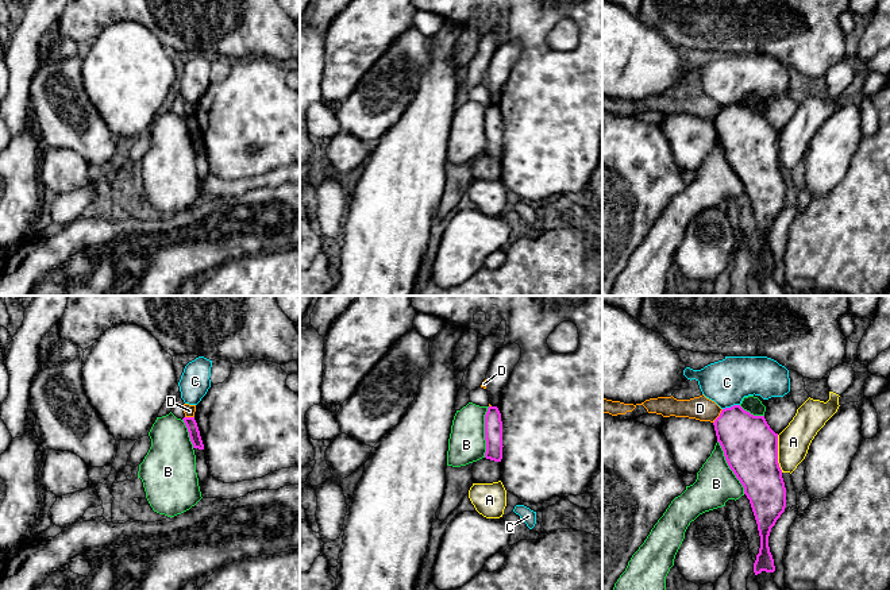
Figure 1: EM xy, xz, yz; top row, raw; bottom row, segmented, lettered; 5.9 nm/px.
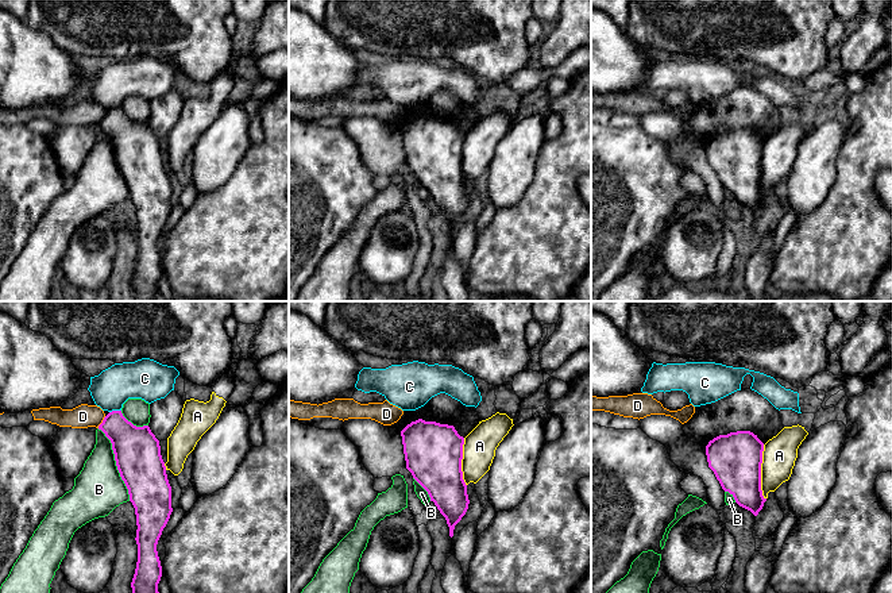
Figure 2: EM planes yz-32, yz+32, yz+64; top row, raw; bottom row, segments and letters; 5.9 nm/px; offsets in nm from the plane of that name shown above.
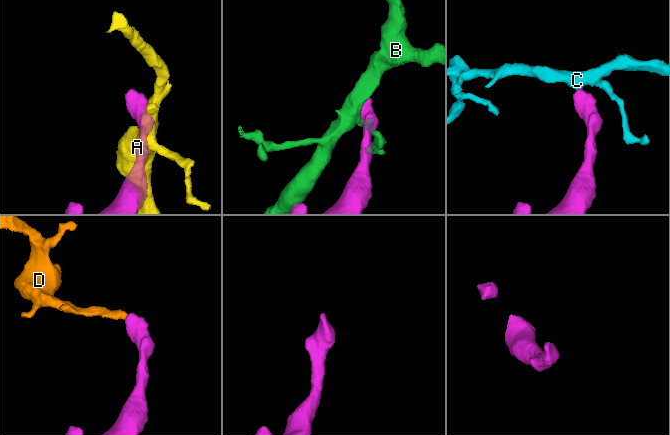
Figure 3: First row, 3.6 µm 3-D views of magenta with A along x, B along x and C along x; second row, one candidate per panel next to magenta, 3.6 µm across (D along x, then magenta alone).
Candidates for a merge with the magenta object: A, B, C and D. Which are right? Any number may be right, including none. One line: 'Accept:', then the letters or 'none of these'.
Accept: none of these

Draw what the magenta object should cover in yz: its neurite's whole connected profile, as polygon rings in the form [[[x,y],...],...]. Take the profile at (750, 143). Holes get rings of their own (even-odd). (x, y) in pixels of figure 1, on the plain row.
[[[740,103],[723,107],[713,123],[725,158],[743,182],[758,221],[760,246],[754,261],[754,270],[755,273],[762,269],[774,270],[775,263],[768,244],[768,234],[786,205],[786,185],[778,161],[778,131],[770,126],[764,113],[754,113]]]

